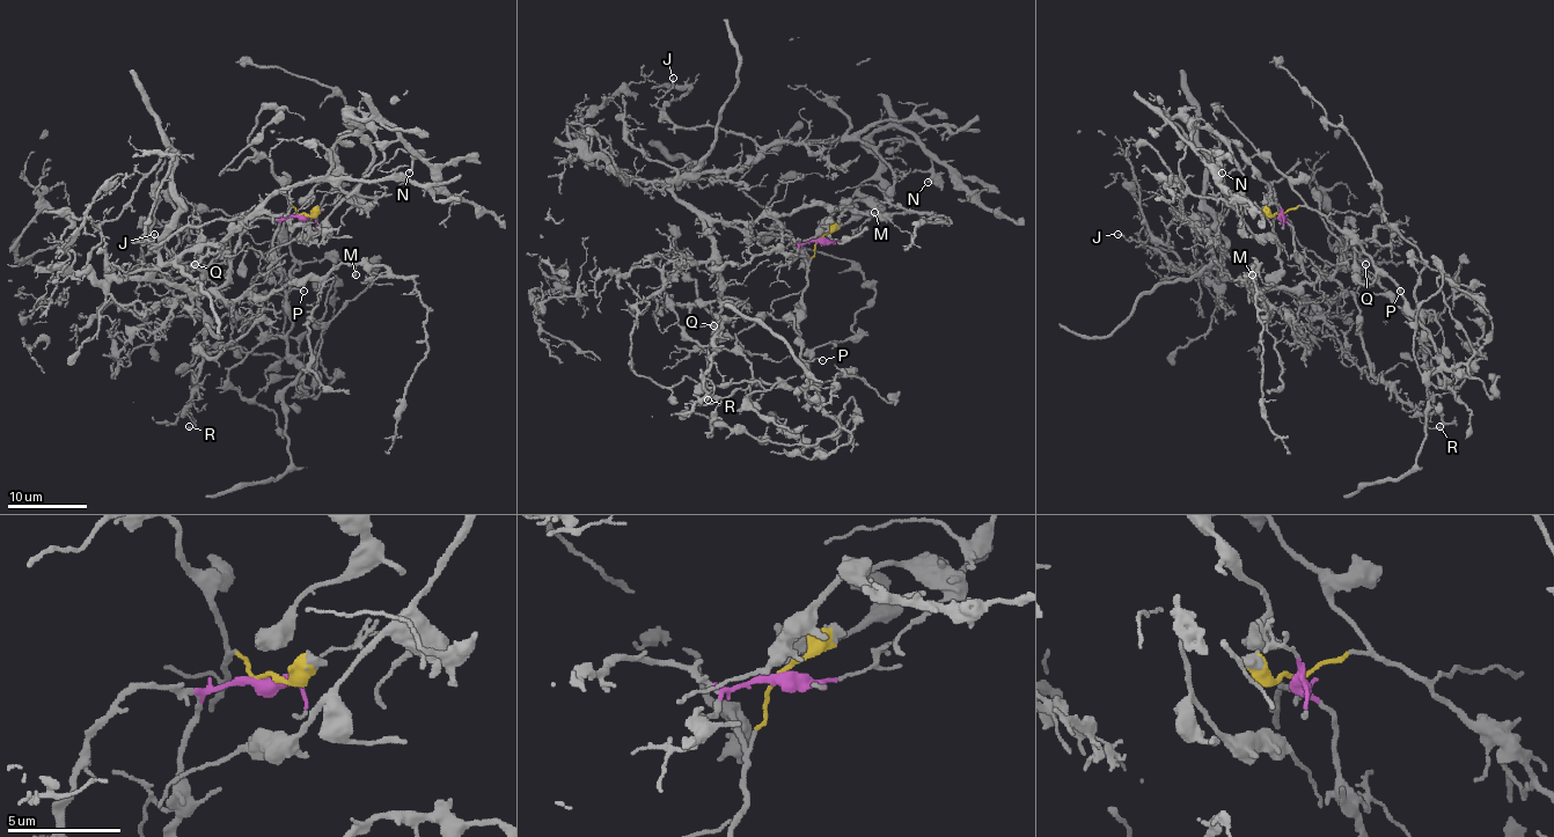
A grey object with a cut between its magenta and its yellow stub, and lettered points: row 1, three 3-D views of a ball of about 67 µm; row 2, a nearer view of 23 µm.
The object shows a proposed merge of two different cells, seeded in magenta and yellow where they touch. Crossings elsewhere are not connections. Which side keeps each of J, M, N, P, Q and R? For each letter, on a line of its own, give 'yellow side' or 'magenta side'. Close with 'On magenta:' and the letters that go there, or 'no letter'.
J: magenta side
M: magenta side
N: magenta side
P: yellow side
Q: magenta side
R: magenta side
On magenta: J, M, N, Q, R

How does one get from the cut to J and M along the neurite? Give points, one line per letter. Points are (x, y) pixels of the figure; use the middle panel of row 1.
J: (819, 239), (750, 241), (677, 197), (683, 180), (737, 171), (757, 147), (677, 125), (658, 105), (673, 78)
M: (819, 239), (793, 243), (763, 233), (750, 241), (735, 225), (807, 205), (874, 217), (874, 211)

